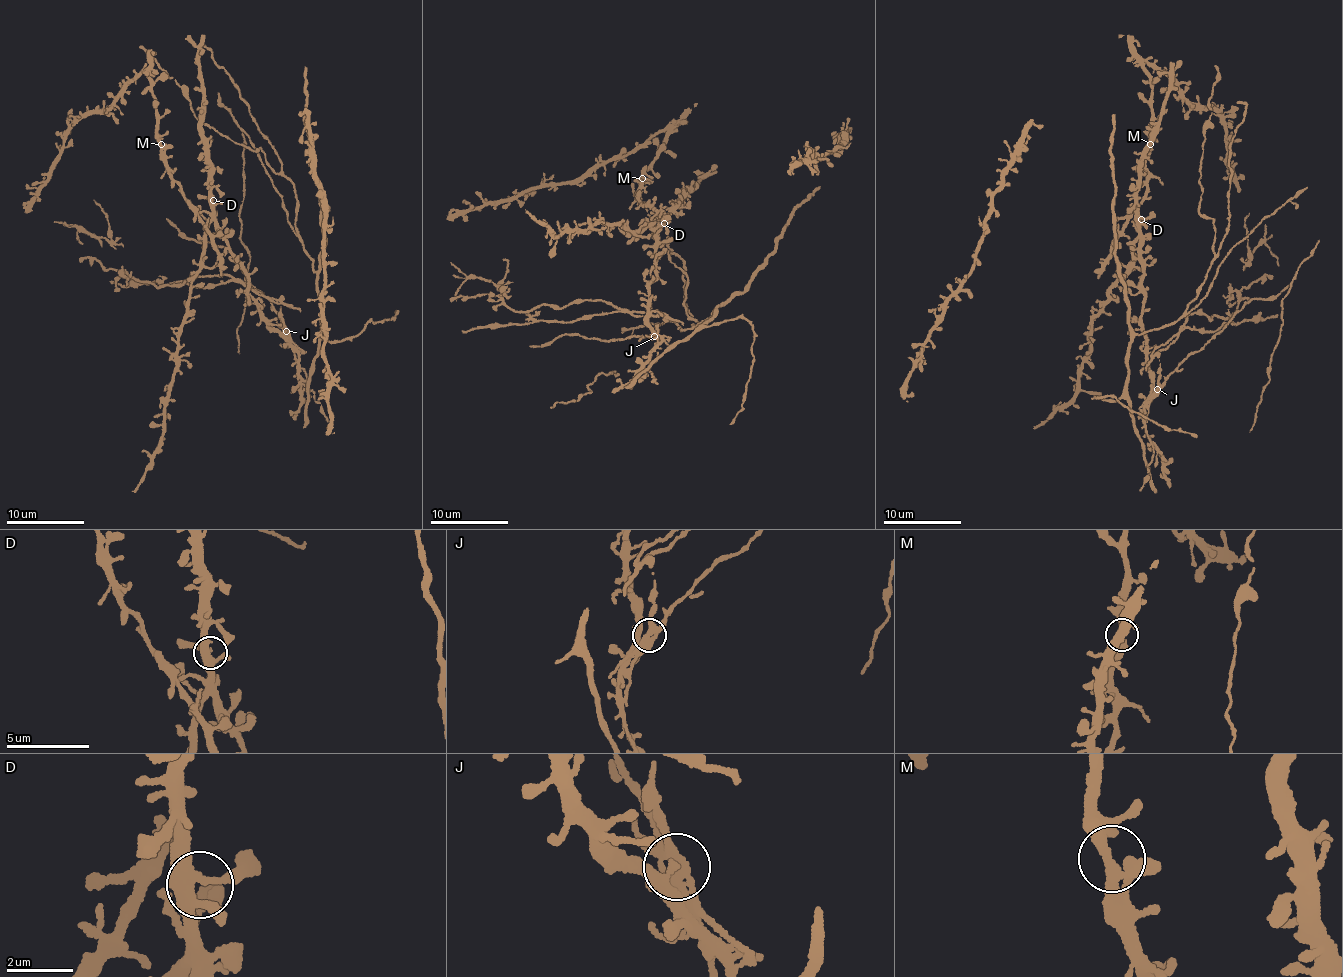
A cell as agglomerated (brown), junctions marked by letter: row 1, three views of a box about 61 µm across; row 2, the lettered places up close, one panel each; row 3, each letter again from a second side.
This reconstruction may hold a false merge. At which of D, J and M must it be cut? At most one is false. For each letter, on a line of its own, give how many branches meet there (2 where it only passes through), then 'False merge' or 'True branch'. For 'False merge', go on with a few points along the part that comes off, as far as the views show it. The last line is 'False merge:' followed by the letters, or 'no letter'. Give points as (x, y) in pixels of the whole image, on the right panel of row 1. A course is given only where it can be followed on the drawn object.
D: Branches: 4. True branch
J: Branches: 4. False merge. Course of the part to remove: (1157, 389), (1156, 354), (1188, 325), (1229, 322), (1239, 292), (1278, 266), (1262, 244), (1249, 256), (1249, 213)
M: Branches: 4. True branch
False merge: J

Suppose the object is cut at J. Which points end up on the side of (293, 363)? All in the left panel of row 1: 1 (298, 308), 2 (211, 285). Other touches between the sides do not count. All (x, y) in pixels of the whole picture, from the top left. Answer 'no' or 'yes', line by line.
1: no
2: no

